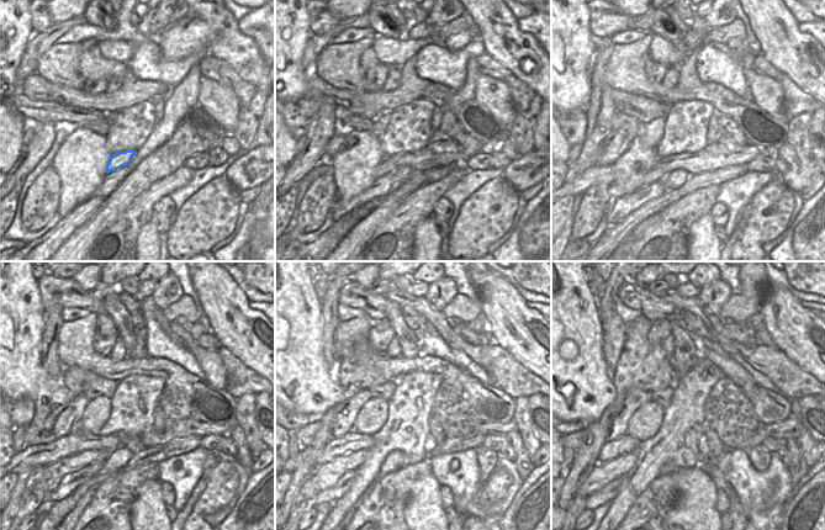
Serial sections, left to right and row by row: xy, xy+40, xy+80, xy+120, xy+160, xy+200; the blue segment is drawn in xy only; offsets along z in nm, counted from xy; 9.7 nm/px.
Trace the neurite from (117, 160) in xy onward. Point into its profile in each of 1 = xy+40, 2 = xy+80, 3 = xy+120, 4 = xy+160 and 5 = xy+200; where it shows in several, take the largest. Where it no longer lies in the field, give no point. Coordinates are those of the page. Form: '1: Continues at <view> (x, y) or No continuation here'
1: Continues at xy+40 (390, 163)
2: Continues at xy+80 (657, 173)
3: Continues at xy+120 (53, 473)
4: Continues at xy+160 (326, 476)
5: Continues at xy+200 (603, 473)

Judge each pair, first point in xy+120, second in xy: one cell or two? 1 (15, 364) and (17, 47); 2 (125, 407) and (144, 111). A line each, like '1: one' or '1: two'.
1: one
2: one

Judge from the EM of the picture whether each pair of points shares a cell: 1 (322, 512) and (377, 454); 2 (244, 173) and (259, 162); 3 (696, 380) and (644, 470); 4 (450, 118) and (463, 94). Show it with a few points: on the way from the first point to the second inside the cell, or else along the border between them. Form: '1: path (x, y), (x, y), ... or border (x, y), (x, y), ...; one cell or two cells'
1: border (334, 503), (326, 517); two cells
2: path (248, 171), (255, 165); one cell
3: path (688, 402), (683, 428), (664, 448); one cell
4: path (449, 112), (449, 107), (456, 100); one cell

